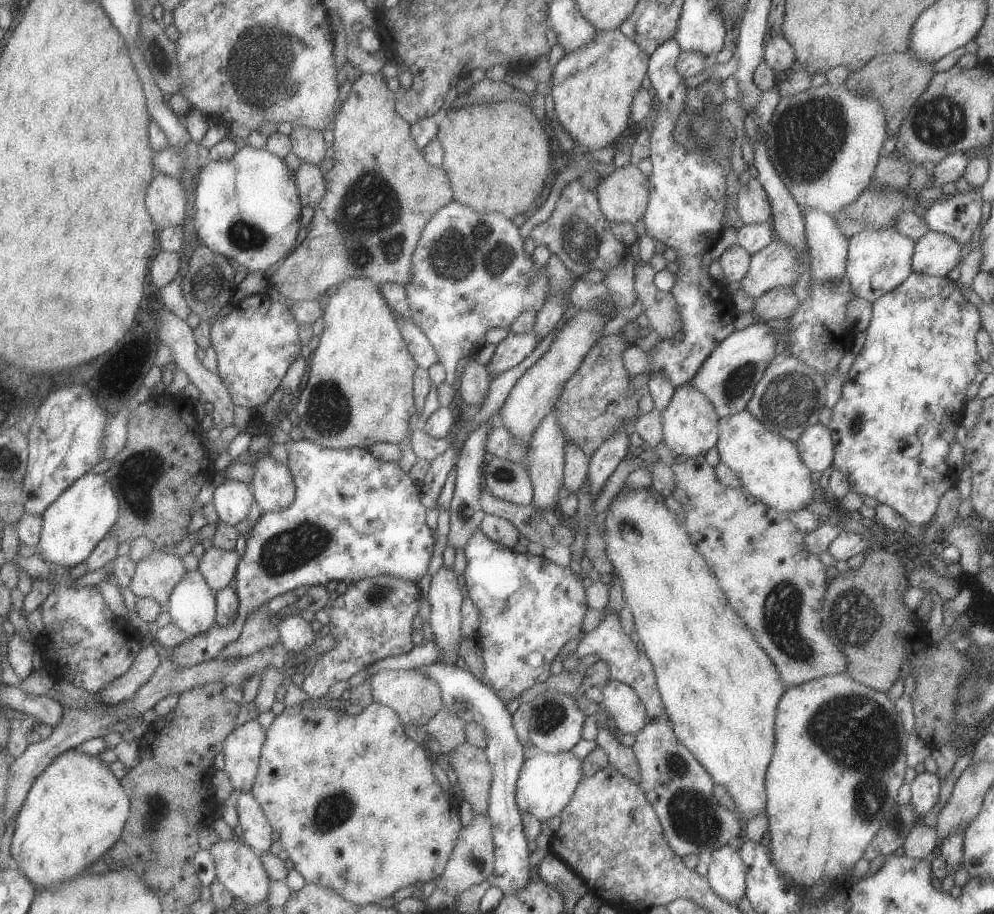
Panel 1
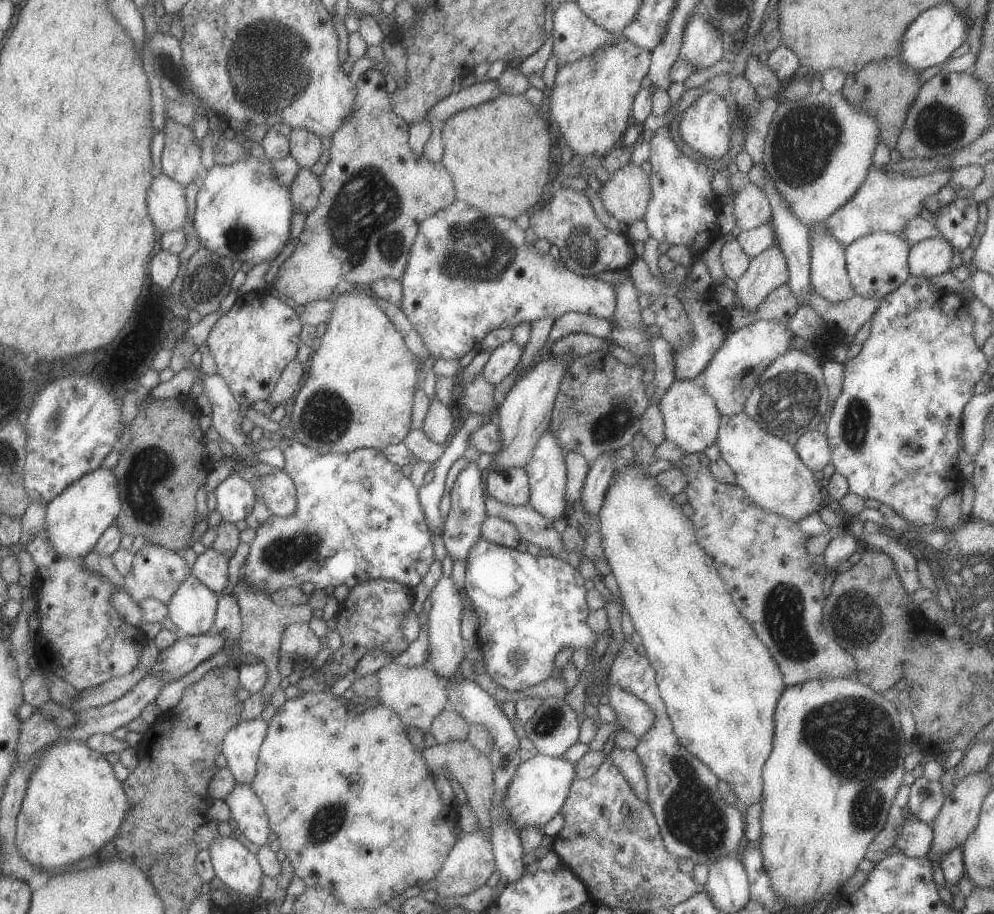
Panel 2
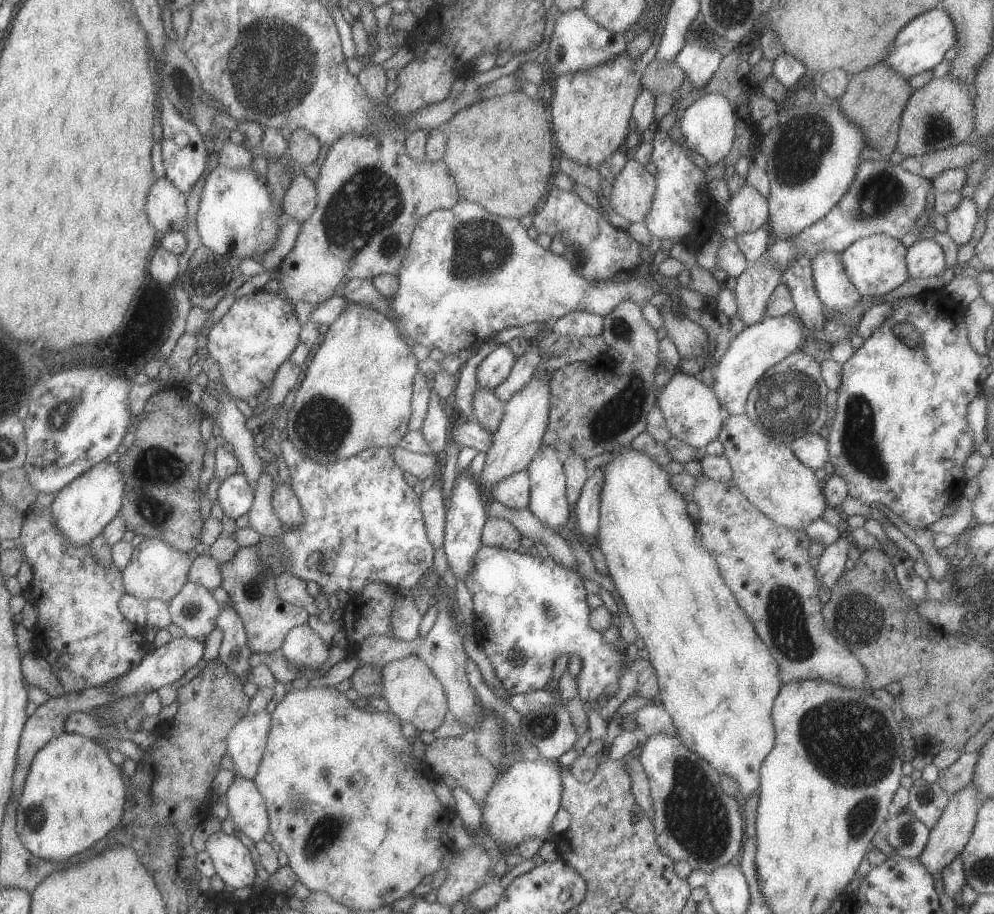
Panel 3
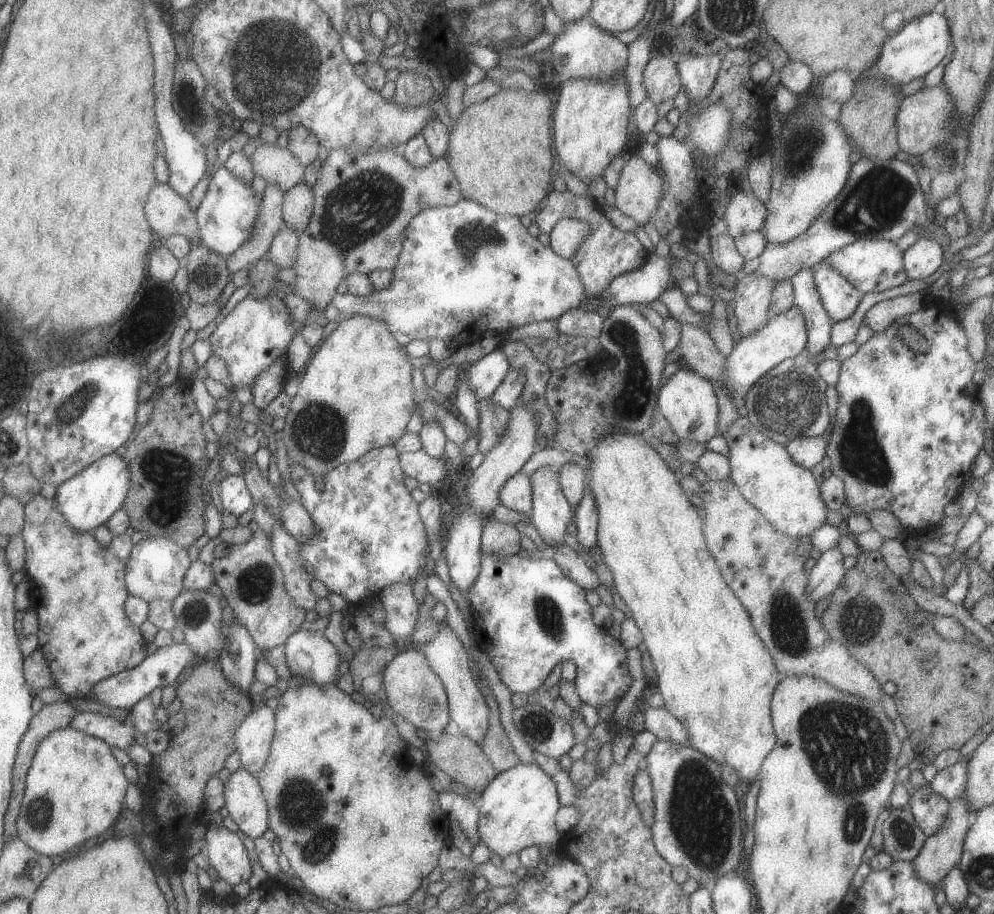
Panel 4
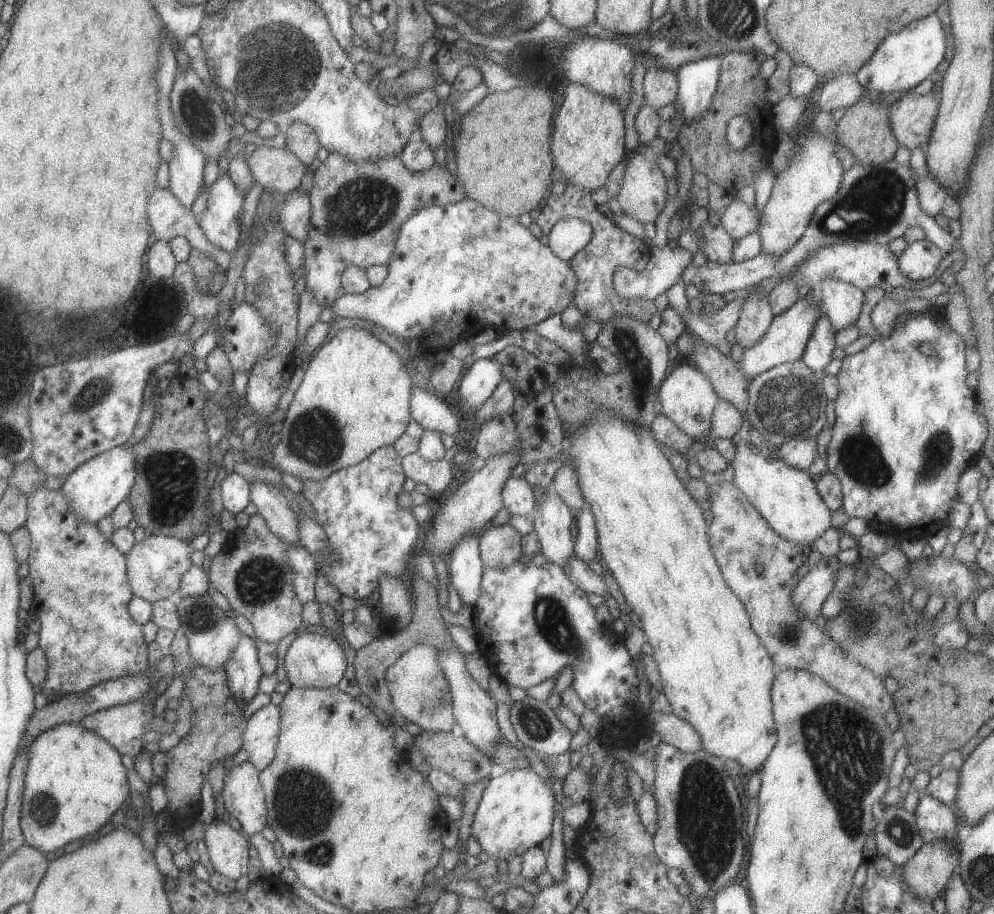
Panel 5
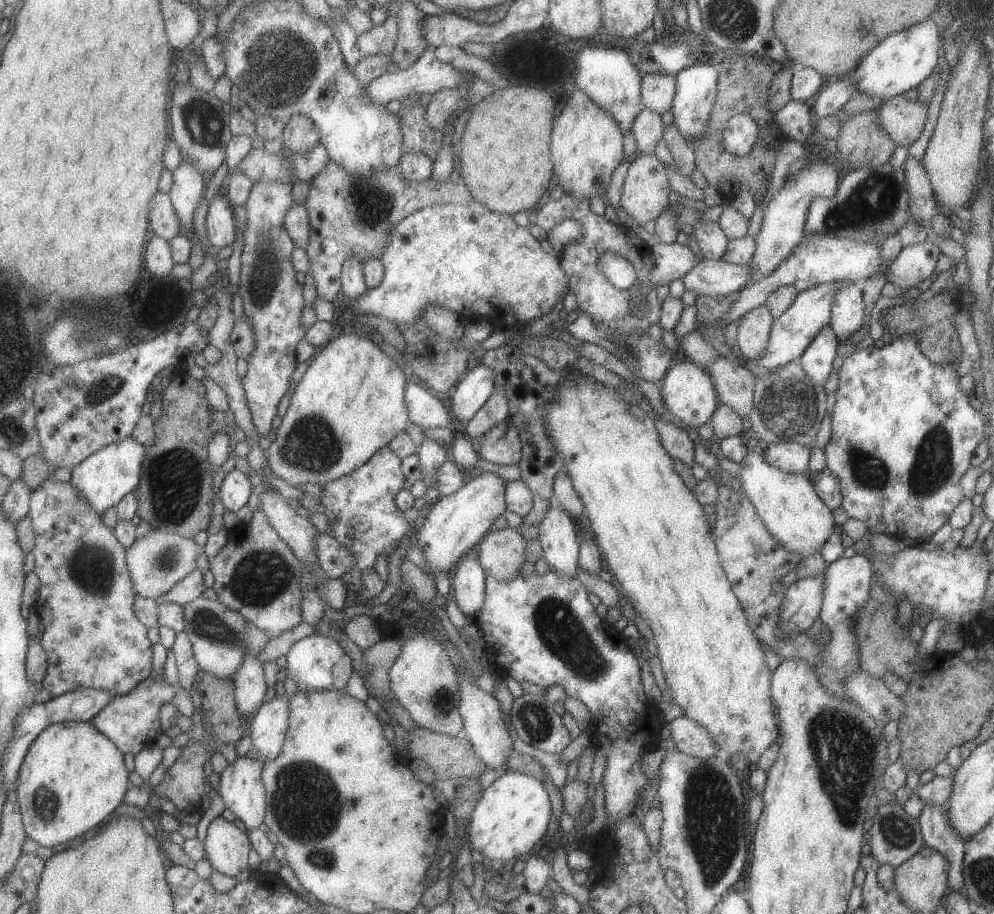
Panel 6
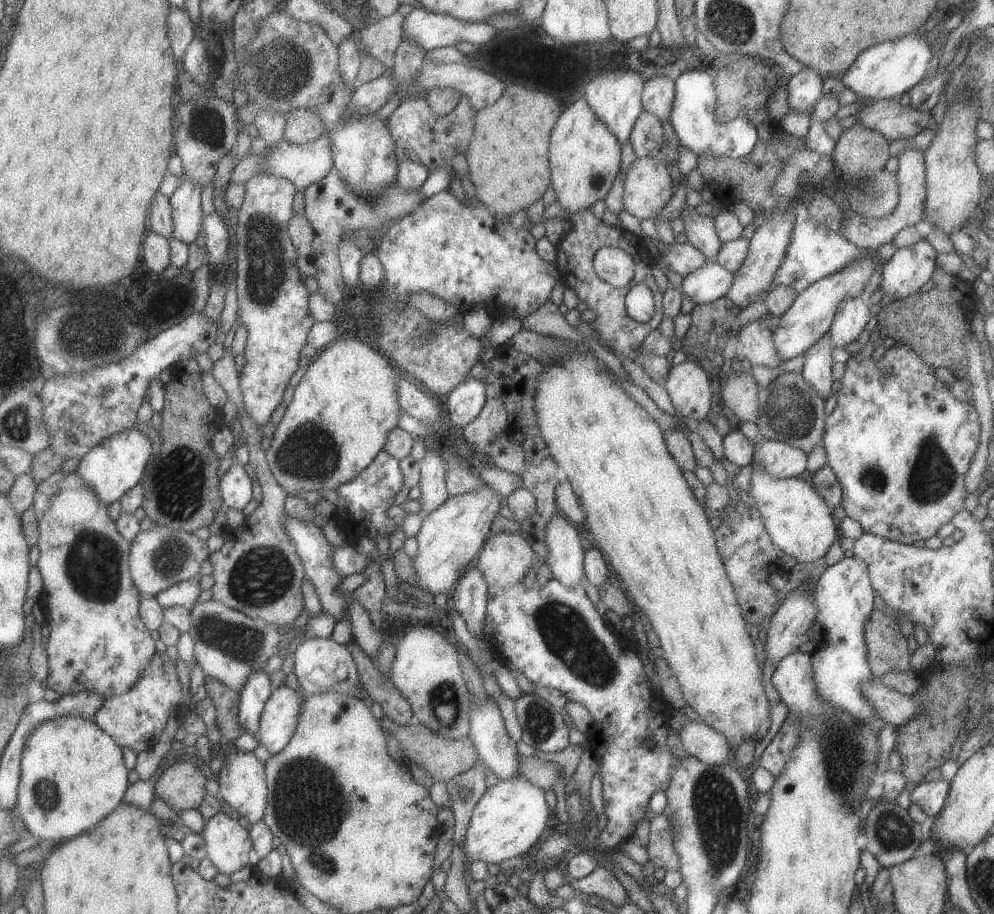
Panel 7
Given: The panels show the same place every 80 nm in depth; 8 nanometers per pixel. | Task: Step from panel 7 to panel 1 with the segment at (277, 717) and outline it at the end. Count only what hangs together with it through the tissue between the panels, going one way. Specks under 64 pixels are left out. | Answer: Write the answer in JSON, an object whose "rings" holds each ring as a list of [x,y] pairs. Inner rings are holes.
{"rings":[[[251,719],[235,727],[225,737],[222,744],[223,770],[230,780],[233,792],[251,790],[265,733],[259,722]]]}

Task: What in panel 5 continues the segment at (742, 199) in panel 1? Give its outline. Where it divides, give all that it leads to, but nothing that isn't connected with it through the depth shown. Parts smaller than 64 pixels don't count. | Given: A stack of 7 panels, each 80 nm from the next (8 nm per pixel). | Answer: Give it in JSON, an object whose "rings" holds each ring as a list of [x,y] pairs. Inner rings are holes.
{"rings":[[[737,198],[731,199],[719,215],[719,226],[733,241],[758,229],[759,214],[756,209],[747,207]]]}

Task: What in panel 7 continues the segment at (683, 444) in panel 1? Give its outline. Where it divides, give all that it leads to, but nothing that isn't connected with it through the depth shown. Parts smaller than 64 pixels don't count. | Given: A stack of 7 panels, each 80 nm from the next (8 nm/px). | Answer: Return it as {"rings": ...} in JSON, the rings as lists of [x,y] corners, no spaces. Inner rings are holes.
{"rings":[[[695,358],[670,366],[663,388],[677,417],[693,424],[706,418],[711,406],[711,381]]]}

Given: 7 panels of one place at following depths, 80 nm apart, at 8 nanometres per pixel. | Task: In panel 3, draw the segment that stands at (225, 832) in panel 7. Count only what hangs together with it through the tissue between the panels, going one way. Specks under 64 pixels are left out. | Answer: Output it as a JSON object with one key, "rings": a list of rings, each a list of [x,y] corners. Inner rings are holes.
{"rings":[[[220,831],[210,834],[204,850],[208,852],[214,866],[214,874],[224,882],[227,890],[250,886],[255,881],[255,866],[237,833],[226,835]]]}

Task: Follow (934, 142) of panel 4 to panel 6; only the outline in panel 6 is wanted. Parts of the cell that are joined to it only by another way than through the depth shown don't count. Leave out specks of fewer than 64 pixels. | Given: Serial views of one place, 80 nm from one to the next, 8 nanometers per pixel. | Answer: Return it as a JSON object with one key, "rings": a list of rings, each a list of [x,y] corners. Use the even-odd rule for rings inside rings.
{"rings":[[[895,95],[888,99],[883,99],[880,105],[872,110],[878,127],[891,139],[894,146],[909,147],[921,134],[923,122],[927,116],[927,106],[917,102],[915,99],[911,101],[905,100],[903,95]]]}

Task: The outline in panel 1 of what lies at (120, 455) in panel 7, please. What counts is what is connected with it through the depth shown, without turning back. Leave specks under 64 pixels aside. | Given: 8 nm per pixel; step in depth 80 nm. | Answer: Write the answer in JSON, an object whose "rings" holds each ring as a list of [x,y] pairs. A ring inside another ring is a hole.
{"rings":[[[87,472],[77,478],[71,486],[68,486],[68,488],[40,514],[42,529],[40,530],[38,543],[35,546],[20,544],[17,554],[22,557],[38,554],[38,556],[47,563],[55,563],[71,568],[77,563],[85,561],[103,536],[110,532],[111,526],[118,520],[118,506],[117,497],[114,495],[114,490],[109,480],[107,480],[103,474]]]}

